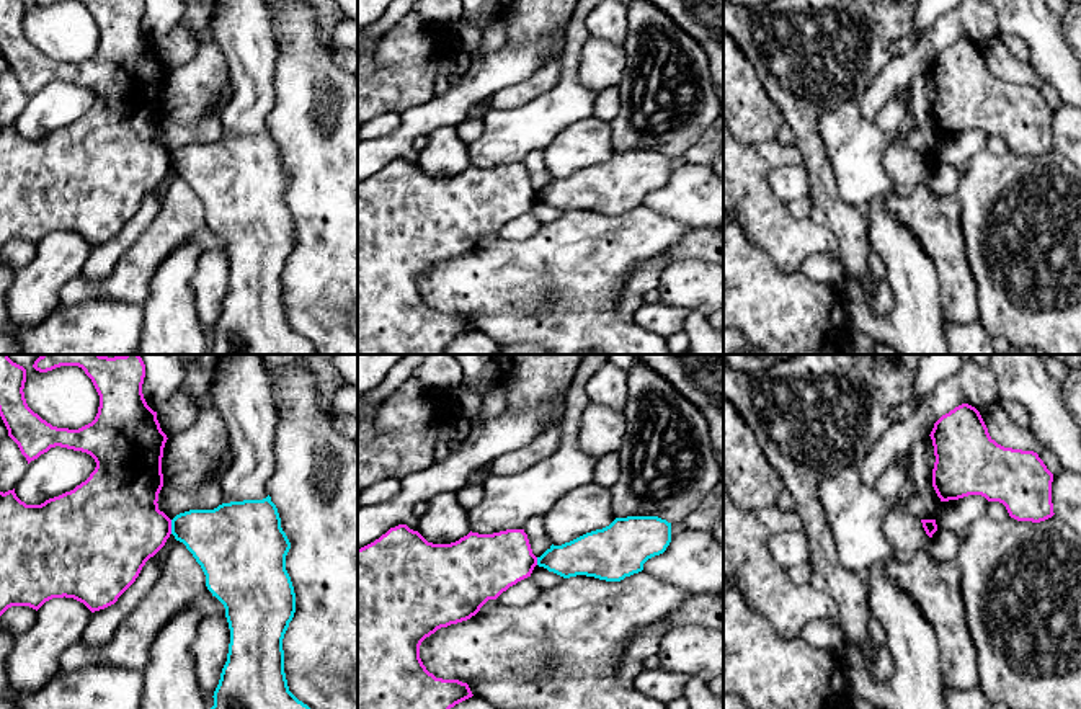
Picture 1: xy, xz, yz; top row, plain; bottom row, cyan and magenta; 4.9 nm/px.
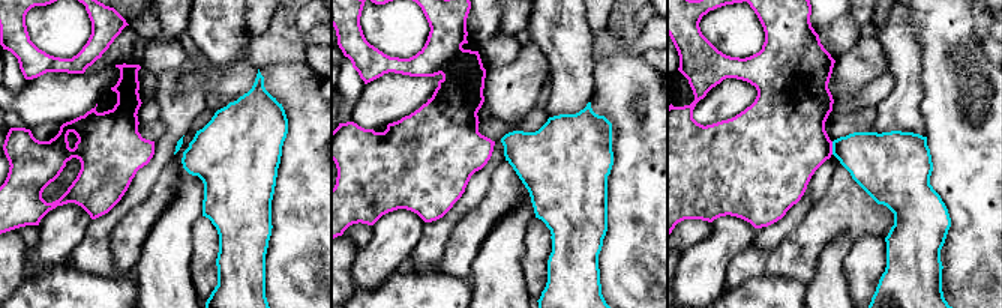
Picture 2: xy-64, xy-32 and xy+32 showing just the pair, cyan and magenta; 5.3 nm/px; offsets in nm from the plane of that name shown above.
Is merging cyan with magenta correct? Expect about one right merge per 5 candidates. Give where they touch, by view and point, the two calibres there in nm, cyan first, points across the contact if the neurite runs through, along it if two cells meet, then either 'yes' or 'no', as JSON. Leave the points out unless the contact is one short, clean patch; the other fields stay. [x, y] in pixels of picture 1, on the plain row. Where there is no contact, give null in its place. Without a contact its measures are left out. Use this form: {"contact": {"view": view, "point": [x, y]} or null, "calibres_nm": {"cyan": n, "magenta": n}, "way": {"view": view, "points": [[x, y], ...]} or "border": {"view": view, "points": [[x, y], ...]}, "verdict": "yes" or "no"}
{"contact": {"view": "xy", "point": [172, 160]}, "calibres_nm": {"cyan": 320, "magenta": 400}, "border": {"view": "xy", "points": [[170, 154], [172, 167]]}, "verdict": "no"}

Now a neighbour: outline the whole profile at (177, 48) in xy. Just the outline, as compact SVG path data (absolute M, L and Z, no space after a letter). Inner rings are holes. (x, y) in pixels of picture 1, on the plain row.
M180 21L160 39L157 54L167 72L173 72L189 64L199 46L196 34Z

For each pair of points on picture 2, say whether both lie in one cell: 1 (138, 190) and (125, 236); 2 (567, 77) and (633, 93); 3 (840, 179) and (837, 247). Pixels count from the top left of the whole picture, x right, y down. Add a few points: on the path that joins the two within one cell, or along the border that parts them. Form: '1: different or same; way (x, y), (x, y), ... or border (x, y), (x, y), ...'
1: different; border (156, 181), (152, 191), (119, 221), (111, 235)
2: different; border (594, 62), (593, 95), (588, 101)
3: different; border (852, 239), (839, 235), (821, 253), (818, 268)

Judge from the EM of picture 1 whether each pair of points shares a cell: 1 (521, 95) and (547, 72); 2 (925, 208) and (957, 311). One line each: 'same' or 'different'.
1: same
2: same

